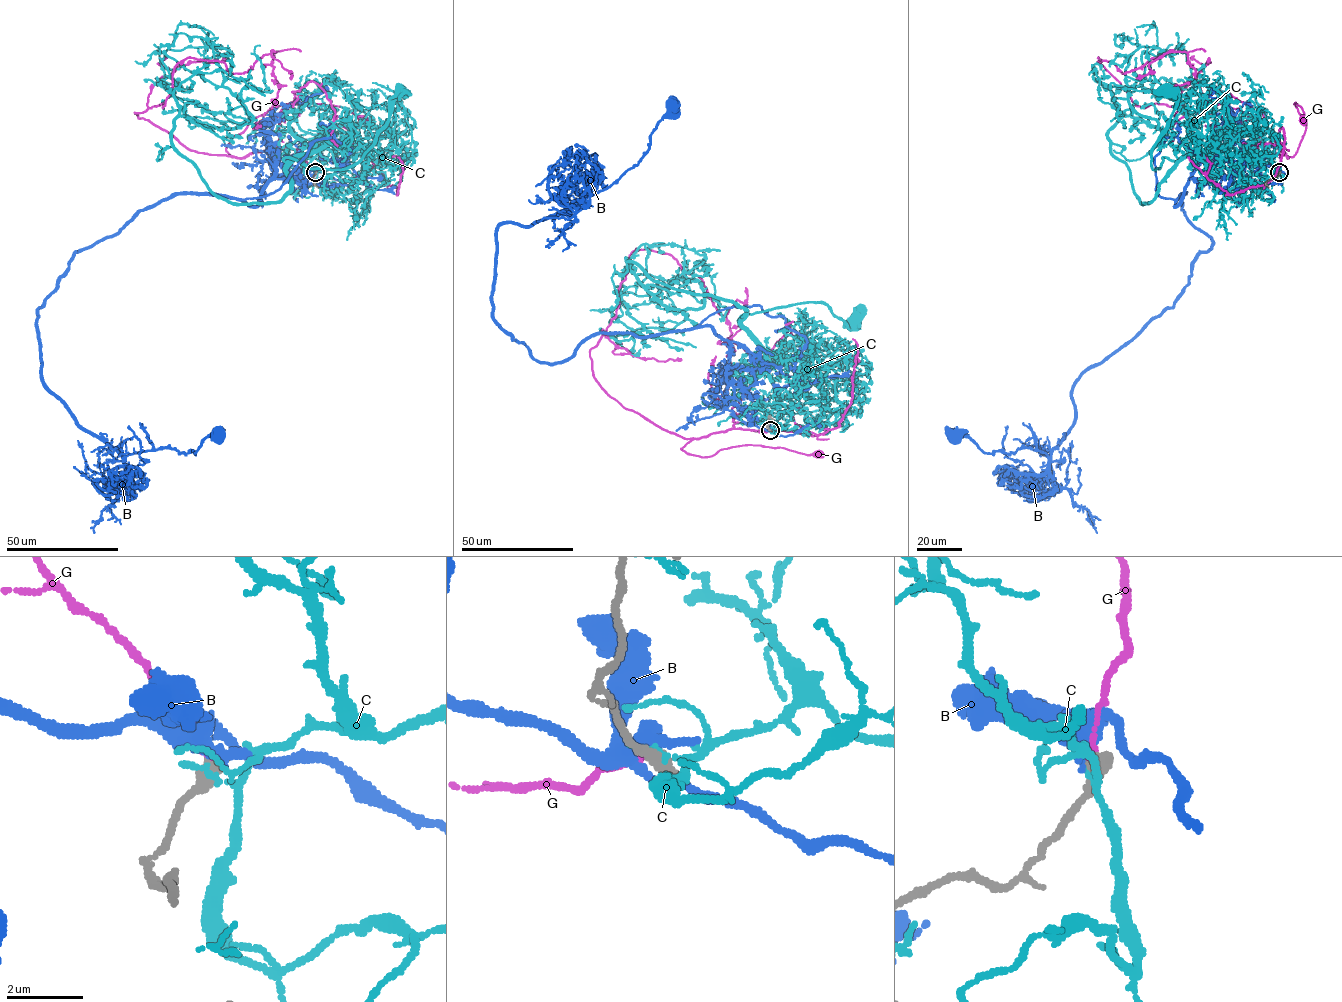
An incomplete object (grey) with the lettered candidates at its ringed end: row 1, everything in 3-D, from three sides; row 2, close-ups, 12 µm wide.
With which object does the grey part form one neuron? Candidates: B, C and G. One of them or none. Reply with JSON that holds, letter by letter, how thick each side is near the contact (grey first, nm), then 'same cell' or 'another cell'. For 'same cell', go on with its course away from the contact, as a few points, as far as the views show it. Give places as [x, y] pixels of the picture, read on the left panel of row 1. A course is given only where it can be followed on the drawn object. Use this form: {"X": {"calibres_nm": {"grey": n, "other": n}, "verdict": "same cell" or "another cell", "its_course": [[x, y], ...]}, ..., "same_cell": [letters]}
{"B": {"calibres_nm": {"grey": 480, "other": 600}, "verdict": "another cell"}, "C": {"calibres_nm": {"grey": 480, "other": 120}, "verdict": "another cell"}, "G": {"calibres_nm": {"grey": 480, "other": 100}, "verdict": "another cell"}, "same_cell": []}

